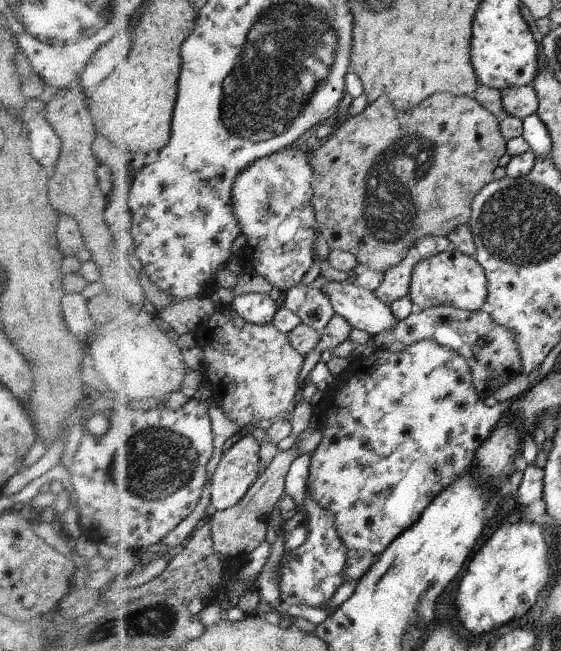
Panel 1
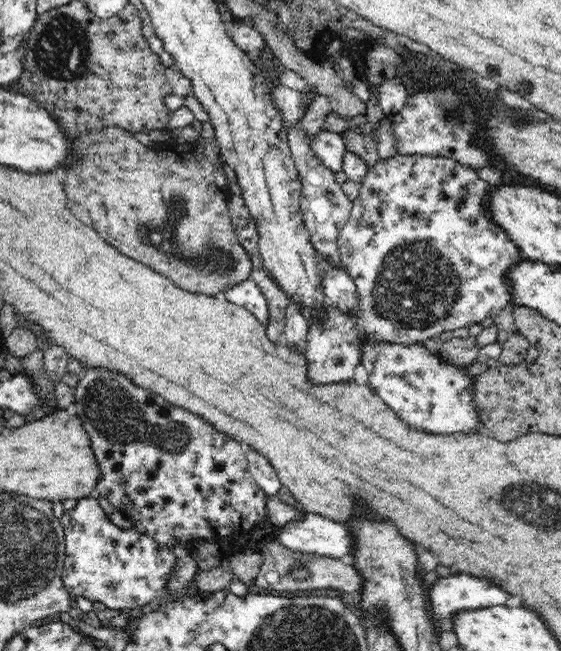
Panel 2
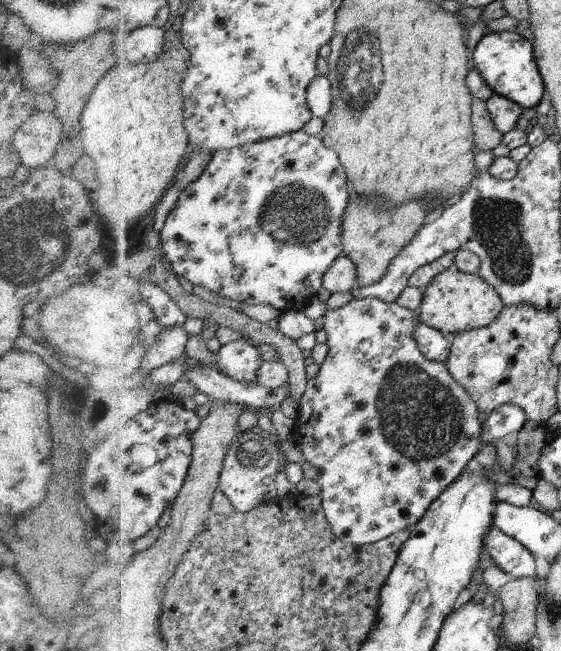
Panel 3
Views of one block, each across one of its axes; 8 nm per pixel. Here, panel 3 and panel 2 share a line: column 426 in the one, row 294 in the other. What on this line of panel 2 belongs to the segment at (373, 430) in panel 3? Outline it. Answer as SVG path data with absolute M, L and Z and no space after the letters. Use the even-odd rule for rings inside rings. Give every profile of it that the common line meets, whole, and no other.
M396 154L388 160L380 159L376 165L369 166L368 172L361 182L359 197L353 202L349 223L340 230L339 250L341 264L347 273L352 277L356 285L357 303L351 309L340 309L338 305L321 305L316 310L310 310L308 317L308 330L305 332L304 353L312 370L312 384L316 384L316 378L320 382L342 382L350 380L355 368L362 364L362 348L369 342L384 342L385 344L412 346L422 344L428 338L438 338L442 332L450 332L456 328L466 328L473 324L481 323L482 320L500 314L508 304L511 304L511 296L507 287L505 272L514 264L524 259L522 251L511 238L511 234L495 222L492 217L492 196L496 192L494 186L483 179L480 179L475 170L458 165L457 162L448 161L444 158L428 156Z

